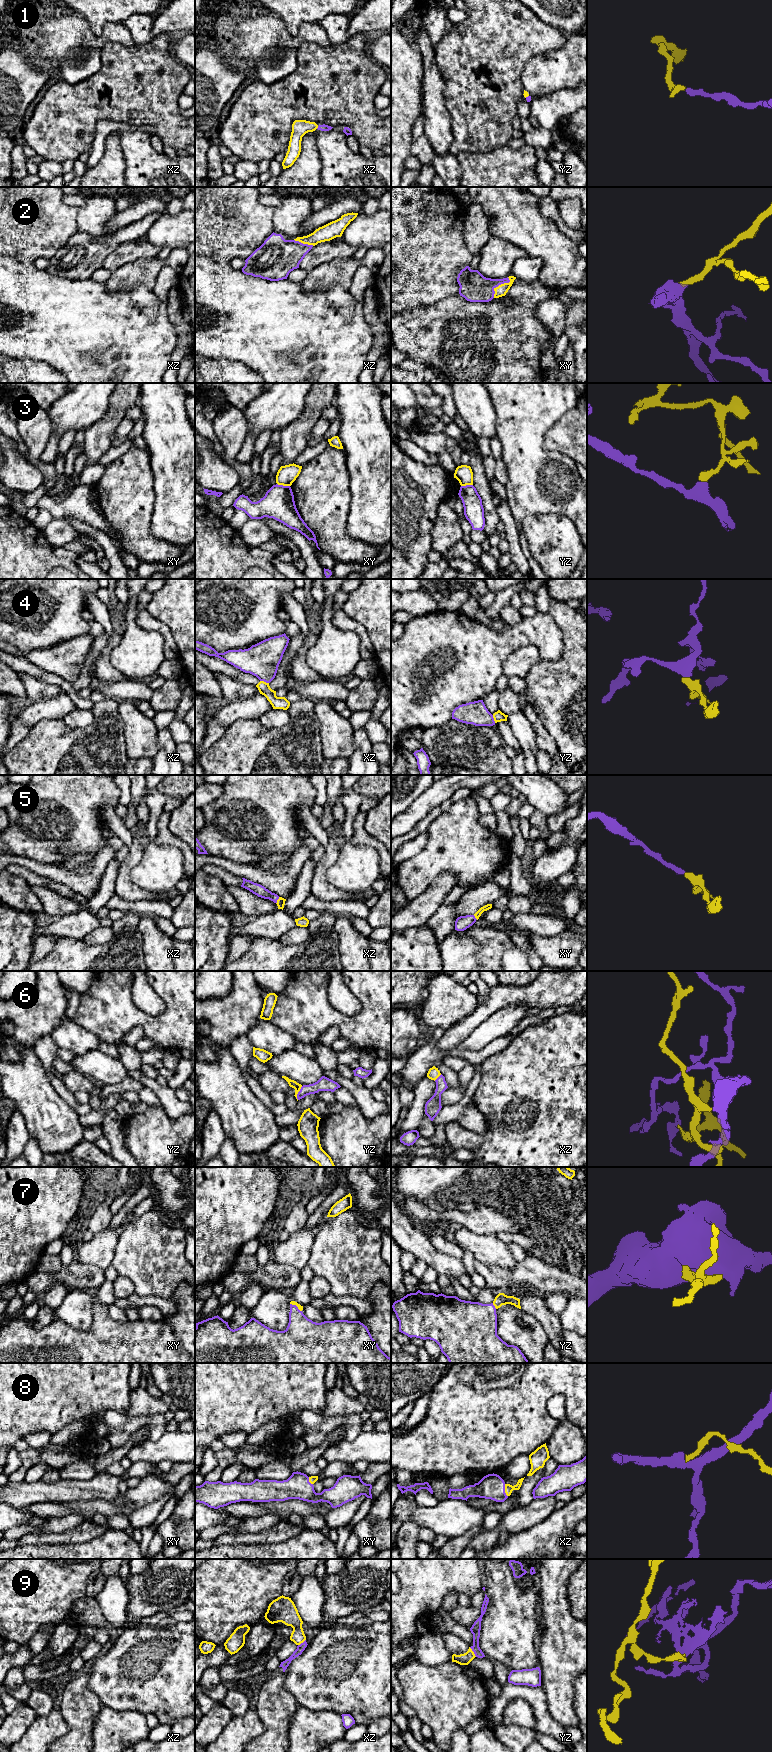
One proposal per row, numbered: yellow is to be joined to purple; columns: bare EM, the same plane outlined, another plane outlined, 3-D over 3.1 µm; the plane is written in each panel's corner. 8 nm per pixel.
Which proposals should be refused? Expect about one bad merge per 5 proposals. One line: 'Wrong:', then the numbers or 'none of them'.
Wrong: 3, 4, 6, 9

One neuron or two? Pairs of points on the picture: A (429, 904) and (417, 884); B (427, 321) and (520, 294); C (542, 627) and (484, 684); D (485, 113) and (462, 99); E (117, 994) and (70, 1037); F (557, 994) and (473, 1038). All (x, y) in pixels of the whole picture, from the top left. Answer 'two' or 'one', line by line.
A: two
B: one
C: one
D: one
E: two
F: two

